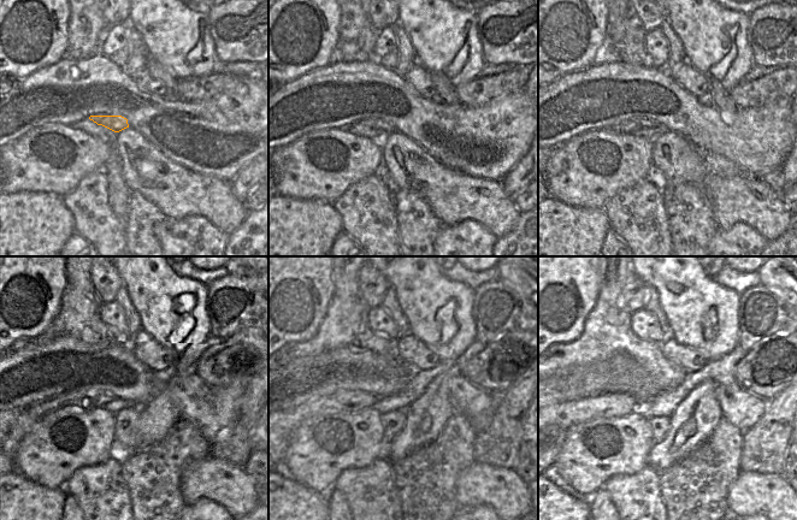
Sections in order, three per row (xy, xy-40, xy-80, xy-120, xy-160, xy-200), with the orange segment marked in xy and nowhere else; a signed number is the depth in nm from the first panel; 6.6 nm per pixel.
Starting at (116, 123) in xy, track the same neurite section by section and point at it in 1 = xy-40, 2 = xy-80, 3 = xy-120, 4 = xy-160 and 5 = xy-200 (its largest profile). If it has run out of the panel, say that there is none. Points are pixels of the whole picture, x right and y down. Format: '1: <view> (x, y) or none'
1: xy-40 (382, 125)
2: xy-80 (632, 125)
3: xy-120 (23, 419)
4: xy-160 (349, 402)
5: xy-200 (562, 417)

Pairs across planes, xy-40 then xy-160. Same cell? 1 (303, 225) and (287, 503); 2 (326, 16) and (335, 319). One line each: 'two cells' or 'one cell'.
1: one cell
2: two cells

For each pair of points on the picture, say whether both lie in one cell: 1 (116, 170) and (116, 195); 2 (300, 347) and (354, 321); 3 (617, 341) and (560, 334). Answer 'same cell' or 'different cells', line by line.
1: same cell
2: same cell
3: different cells

